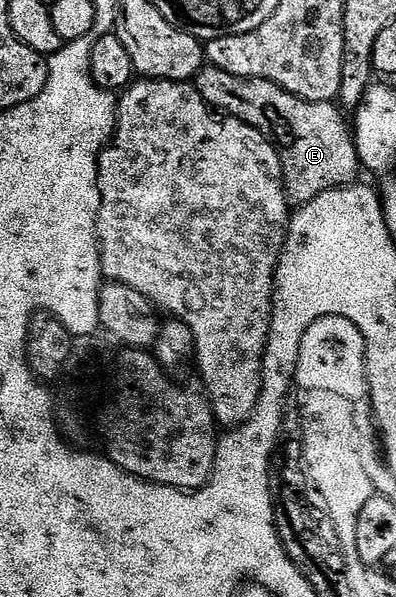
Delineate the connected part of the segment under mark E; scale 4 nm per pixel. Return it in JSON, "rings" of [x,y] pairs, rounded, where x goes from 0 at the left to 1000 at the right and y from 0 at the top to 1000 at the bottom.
{"rings":[[[520,109],[497,122],[492,132],[497,151],[513,168],[551,186],[578,191],[588,198],[621,204],[634,214],[667,224],[710,260],[710,290],[732,340],[768,342],[828,318],[848,318],[854,312],[899,307],[902,283],[917,278],[902,263],[902,235],[886,216],[886,204],[869,198],[864,179],[841,171],[778,171],[694,139],[662,131],[606,131],[583,127],[583,121],[563,121],[548,111]]]}

